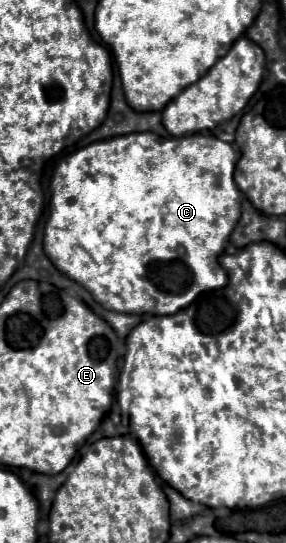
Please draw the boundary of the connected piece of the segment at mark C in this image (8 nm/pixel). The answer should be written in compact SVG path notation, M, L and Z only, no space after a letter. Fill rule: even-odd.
M141 132L89 144L53 166L51 216L45 226L43 250L59 272L79 282L107 310L175 314L201 292L227 284L219 254L241 216L241 192L233 182L237 160L239 154L231 144L203 133L163 138Z

